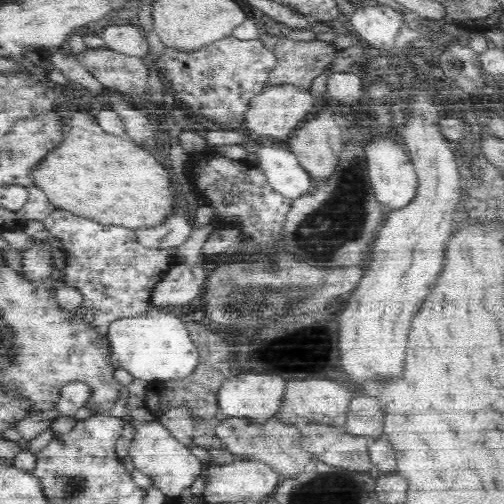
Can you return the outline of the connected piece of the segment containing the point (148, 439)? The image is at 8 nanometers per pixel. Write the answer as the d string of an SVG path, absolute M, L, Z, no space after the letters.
M151 412L154 418L148 418L146 422L137 422L135 435L129 446L129 455L134 461L134 467L141 470L144 474L151 477L152 484L156 488L164 491L166 496L178 498L187 486L192 483L200 475L204 475L206 465L202 464L194 454L192 454L191 445L182 442L176 438L167 426L164 426L157 417L155 412Z

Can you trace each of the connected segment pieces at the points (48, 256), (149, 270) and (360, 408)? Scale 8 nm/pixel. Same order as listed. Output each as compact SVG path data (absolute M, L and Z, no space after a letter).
M38 241L37 245L28 246L21 256L23 260L23 272L25 277L41 282L48 276L56 274L54 256L52 256L51 244L47 241Z
M55 207L43 221L49 234L57 236L65 244L67 265L63 281L68 286L75 286L84 293L80 314L93 330L102 338L108 339L109 325L118 318L132 317L148 310L151 304L151 292L156 282L170 269L174 249L146 249L136 243L134 230L123 226L104 225L88 217L82 217L70 210Z
M357 393L349 404L343 429L348 434L362 434L373 439L383 434L383 422L384 412L380 402L372 396Z

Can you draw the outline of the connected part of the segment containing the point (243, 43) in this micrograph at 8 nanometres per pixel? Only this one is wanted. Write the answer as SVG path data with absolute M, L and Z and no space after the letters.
M232 33L196 50L182 50L164 44L160 56L152 59L146 57L146 60L150 62L150 68L157 70L158 76L162 78L162 90L166 92L168 84L168 90L176 96L174 100L180 106L178 110L188 114L203 114L220 128L234 128L234 124L245 120L252 98L267 86L269 74L278 64L275 52L268 50L259 38L240 40Z

